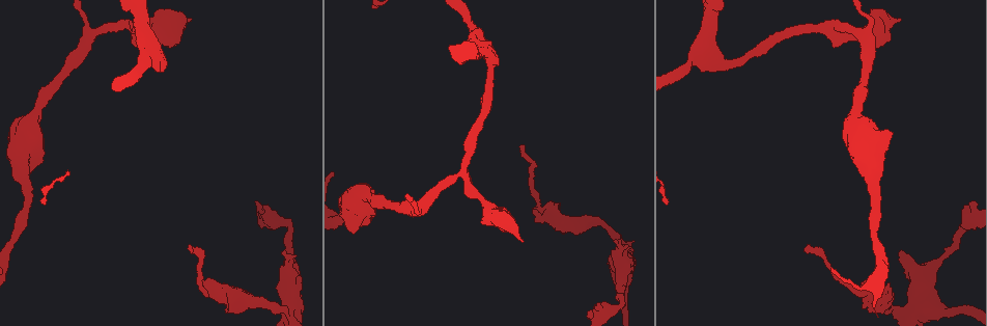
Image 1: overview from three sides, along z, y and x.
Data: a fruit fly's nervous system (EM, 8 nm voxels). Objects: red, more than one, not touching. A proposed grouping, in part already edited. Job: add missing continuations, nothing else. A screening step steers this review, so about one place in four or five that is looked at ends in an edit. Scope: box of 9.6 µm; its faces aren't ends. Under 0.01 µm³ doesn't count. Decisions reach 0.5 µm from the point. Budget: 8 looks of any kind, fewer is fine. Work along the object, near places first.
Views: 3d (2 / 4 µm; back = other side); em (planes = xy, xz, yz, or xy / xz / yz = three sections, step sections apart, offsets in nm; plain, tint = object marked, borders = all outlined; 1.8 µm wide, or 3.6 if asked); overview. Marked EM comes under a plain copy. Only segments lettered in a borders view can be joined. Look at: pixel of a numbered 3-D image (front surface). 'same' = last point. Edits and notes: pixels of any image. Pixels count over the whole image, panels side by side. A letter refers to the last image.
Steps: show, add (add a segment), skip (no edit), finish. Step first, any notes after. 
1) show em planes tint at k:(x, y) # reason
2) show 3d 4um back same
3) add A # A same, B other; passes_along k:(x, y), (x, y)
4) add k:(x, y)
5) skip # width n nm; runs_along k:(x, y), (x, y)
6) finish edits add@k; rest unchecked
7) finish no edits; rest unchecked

show 3d 2um back at 1:(523, 239) # thick end

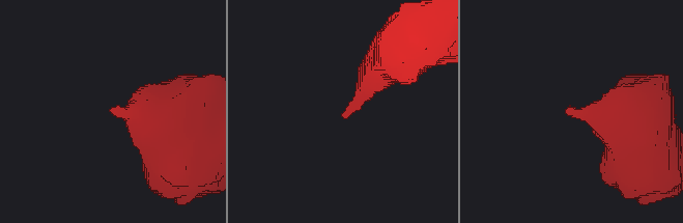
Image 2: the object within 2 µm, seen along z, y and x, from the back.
show em xz step 8 borders at 2:(571, 110)

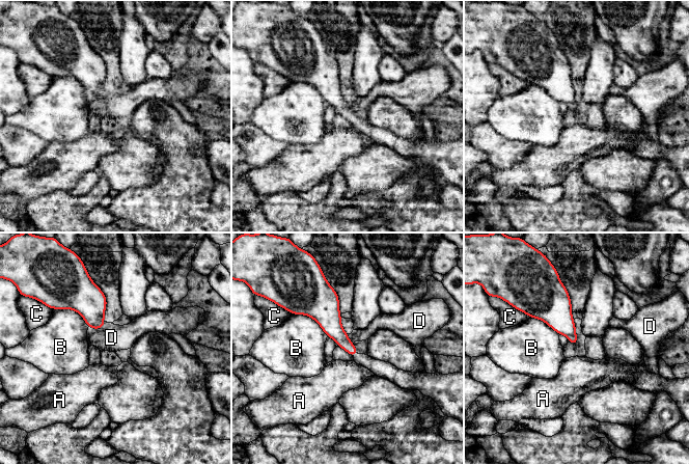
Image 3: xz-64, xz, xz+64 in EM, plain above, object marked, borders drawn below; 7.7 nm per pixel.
show em yz step 8 borders same

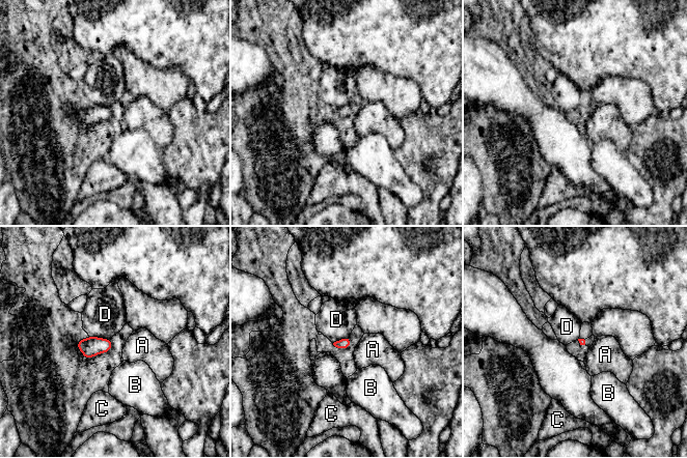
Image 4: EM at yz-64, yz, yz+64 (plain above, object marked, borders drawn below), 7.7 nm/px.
skip # A other, B other, C other, D other; border 4:(88, 335), (110, 339); none of them fits

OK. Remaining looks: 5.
show em yz step 8 tint at 1:(552, 215) # calibre changes

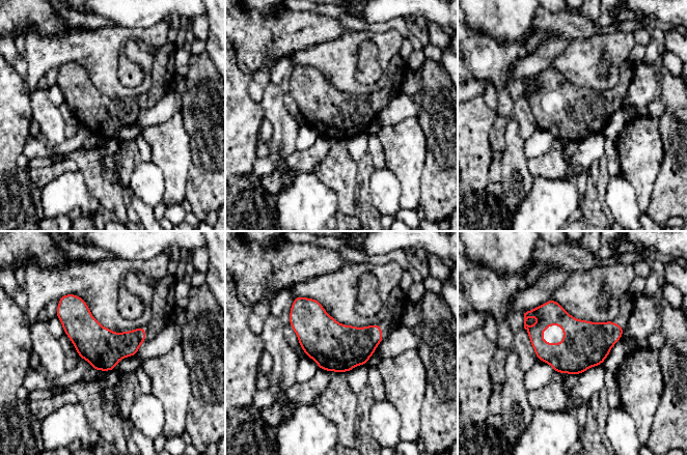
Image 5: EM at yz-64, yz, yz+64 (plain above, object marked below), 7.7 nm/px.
show em planes tint same

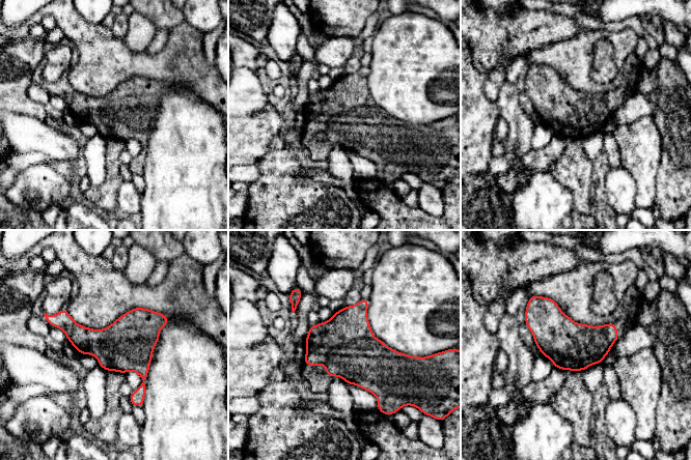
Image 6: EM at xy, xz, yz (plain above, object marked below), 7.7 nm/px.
show em planes borders same

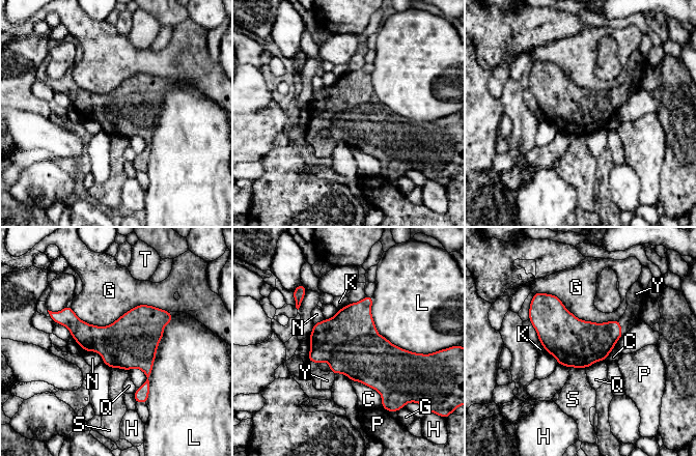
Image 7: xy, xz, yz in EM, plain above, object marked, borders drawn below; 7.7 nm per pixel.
add Y # C other, G other, H other, K other, L other, N other, P other, Q other, S other, T other, Y same; the neuron continues

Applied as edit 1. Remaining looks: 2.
finish edits add@7; rest unchecked

